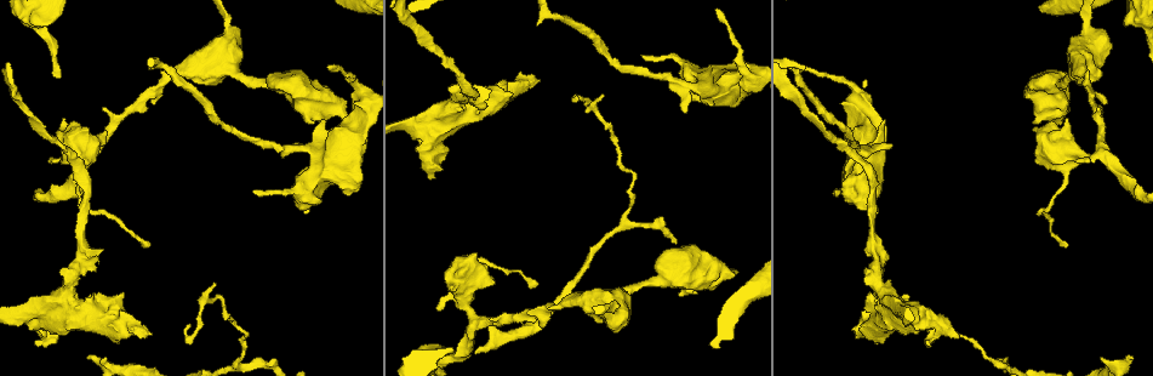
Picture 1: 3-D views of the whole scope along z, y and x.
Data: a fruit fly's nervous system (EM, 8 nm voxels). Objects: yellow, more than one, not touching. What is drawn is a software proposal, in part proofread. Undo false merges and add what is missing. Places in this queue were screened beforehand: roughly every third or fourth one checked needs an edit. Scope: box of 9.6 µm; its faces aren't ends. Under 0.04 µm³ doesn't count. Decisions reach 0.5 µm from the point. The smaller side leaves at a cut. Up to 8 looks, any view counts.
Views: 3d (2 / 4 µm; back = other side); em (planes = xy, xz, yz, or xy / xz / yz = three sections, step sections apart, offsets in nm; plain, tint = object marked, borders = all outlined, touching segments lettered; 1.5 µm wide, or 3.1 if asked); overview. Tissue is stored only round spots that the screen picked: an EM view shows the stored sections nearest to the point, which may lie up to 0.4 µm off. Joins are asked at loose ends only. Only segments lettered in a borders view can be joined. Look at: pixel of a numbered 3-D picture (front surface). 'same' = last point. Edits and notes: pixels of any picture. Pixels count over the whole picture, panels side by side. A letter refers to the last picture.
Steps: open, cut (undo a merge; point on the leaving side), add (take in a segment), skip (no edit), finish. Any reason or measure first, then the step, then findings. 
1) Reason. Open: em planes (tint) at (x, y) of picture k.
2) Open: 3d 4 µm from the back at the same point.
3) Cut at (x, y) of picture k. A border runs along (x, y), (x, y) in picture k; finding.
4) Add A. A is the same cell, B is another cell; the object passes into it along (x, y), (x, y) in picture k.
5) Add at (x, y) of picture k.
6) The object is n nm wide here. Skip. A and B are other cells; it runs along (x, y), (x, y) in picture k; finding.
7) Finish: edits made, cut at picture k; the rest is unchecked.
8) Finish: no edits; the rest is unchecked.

Thick end. Open: 3d 4 µm from the back at (858, 337) of picture 1.

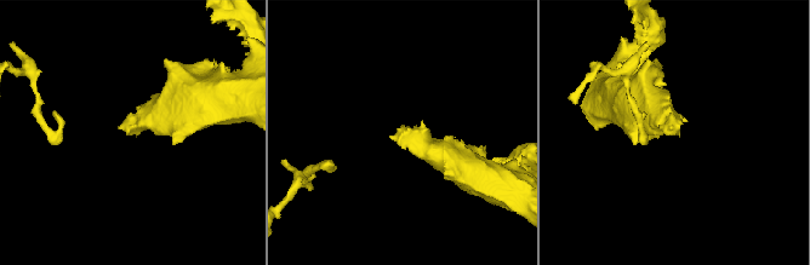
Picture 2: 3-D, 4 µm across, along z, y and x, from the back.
Now the EM. Open: em planes (plain) at (392, 136) of picture 2.

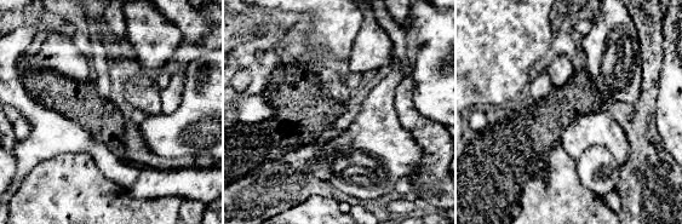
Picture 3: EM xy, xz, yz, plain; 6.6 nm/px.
Open: em planes (borders) at the same point.

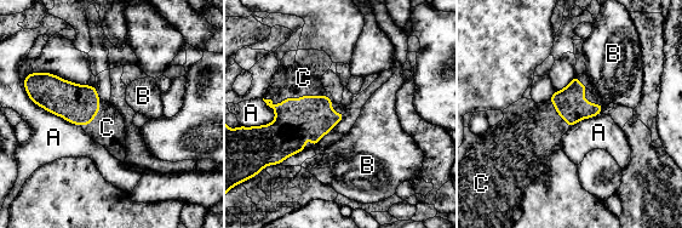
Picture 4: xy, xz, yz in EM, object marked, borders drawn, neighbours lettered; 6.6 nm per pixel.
Add C. C is the same cell, A and B are other cells; the object passes into it along (285, 136), (293, 100), (303, 78) in picture 4; it goes on there.

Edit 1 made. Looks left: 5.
See it whole again. Open: overview.

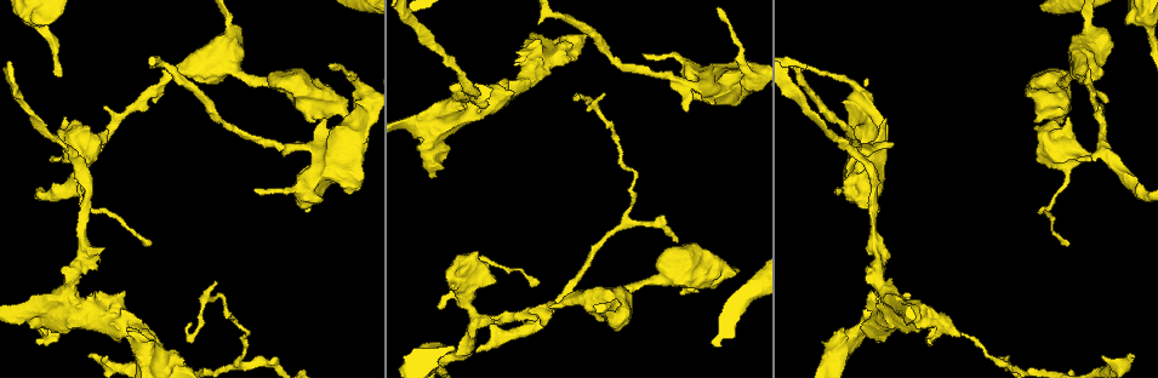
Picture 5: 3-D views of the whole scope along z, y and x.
Thick turns thin. Open: em planes (tint) at (711, 90) of picture 5.

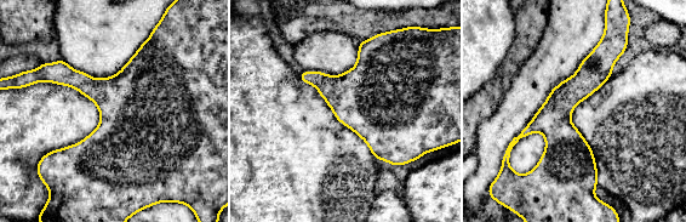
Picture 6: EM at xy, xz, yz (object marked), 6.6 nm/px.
See the neighbours. Open: em planes (borders) at the same point.

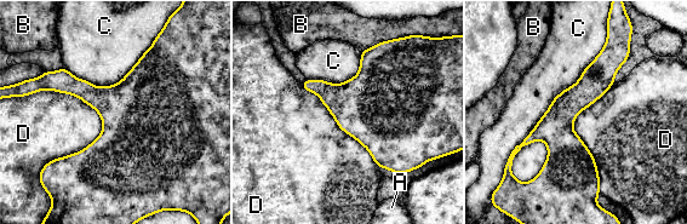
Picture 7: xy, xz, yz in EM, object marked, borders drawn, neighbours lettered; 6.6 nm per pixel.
Skip. A, B, C and D are other cells; it runs along (606, 50), (565, 110), (568, 160), (595, 187) in picture 7; all the same neuron.

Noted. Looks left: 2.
An open end. Open: em xz step 4 (borders) at (88, 356) of picture 5.

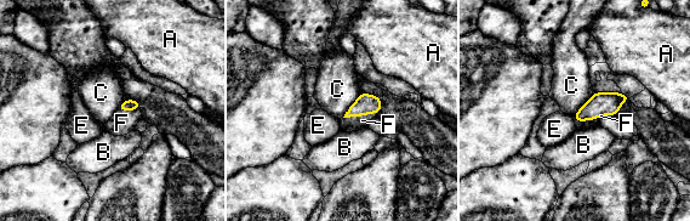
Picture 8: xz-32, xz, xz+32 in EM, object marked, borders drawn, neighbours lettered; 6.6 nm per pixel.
Open: em planes (borders) at the same point.

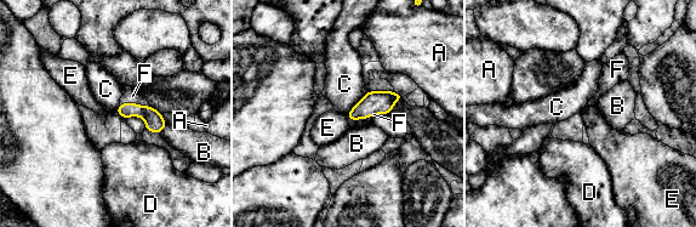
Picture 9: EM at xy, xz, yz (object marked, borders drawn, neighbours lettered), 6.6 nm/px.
Add F. F is the same cell, A, B, C, D and E are other cells; the object passes into it along (154, 121), (135, 103), (130, 95) in picture 9; it goes on there.

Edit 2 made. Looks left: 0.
Finish: edits made, add at picture 4, add at picture 9; the rest is unchecked.

